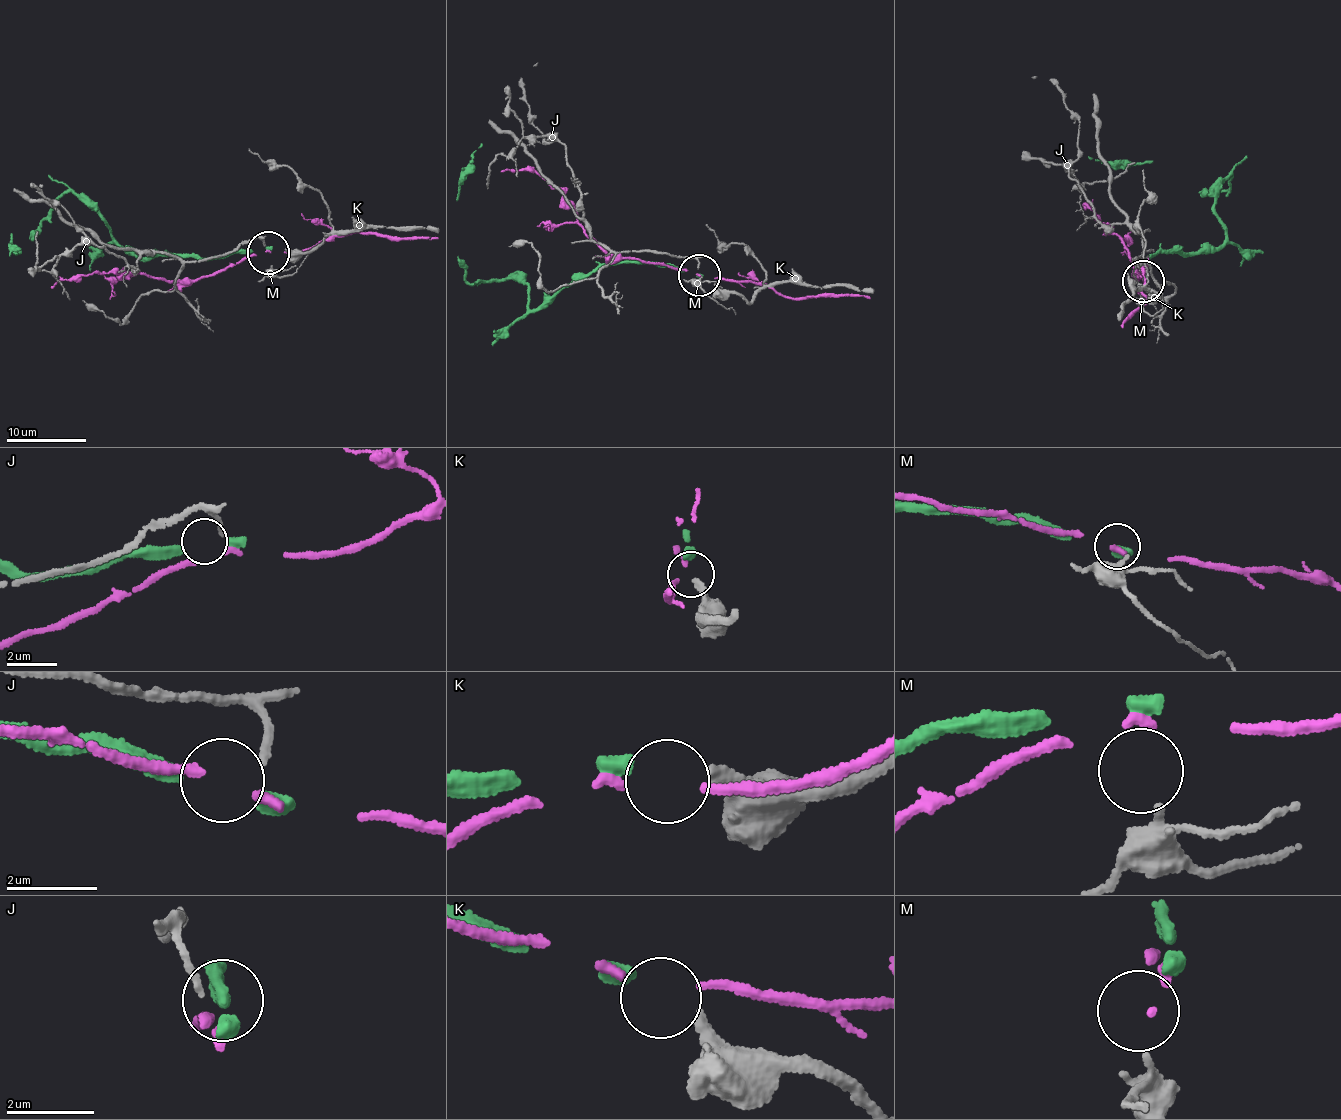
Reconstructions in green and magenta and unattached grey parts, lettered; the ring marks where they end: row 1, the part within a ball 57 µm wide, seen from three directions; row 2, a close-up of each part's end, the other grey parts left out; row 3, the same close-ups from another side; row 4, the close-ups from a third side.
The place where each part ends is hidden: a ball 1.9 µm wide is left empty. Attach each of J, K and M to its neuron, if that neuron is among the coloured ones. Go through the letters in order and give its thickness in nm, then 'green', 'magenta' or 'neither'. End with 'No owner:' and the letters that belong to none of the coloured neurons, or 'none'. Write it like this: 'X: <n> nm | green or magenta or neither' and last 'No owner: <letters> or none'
J: 140 nm | neither
K: 320 nm | green
M: 190 nm | magenta
No owner: J

